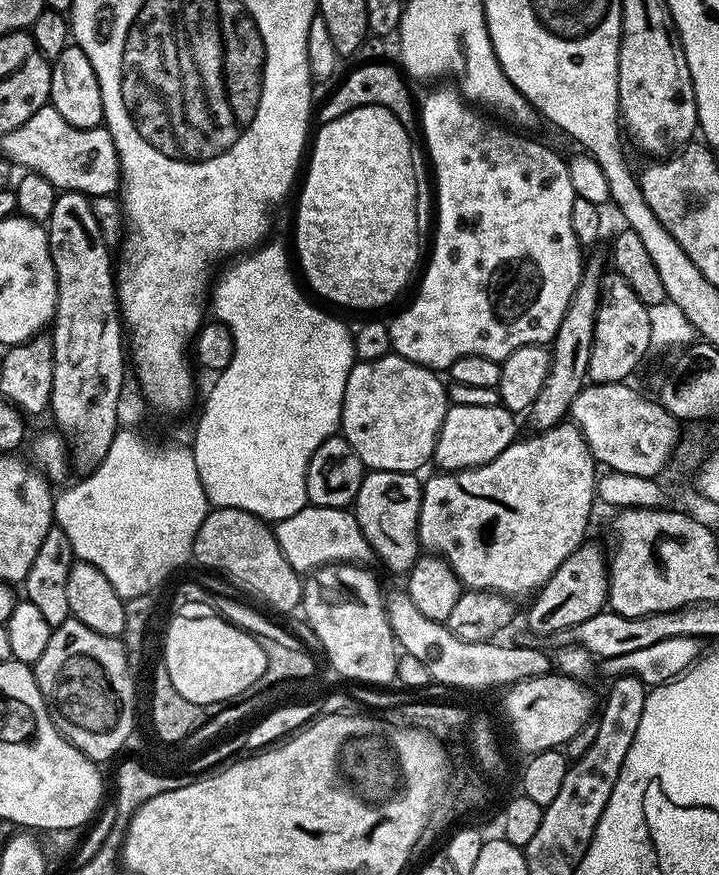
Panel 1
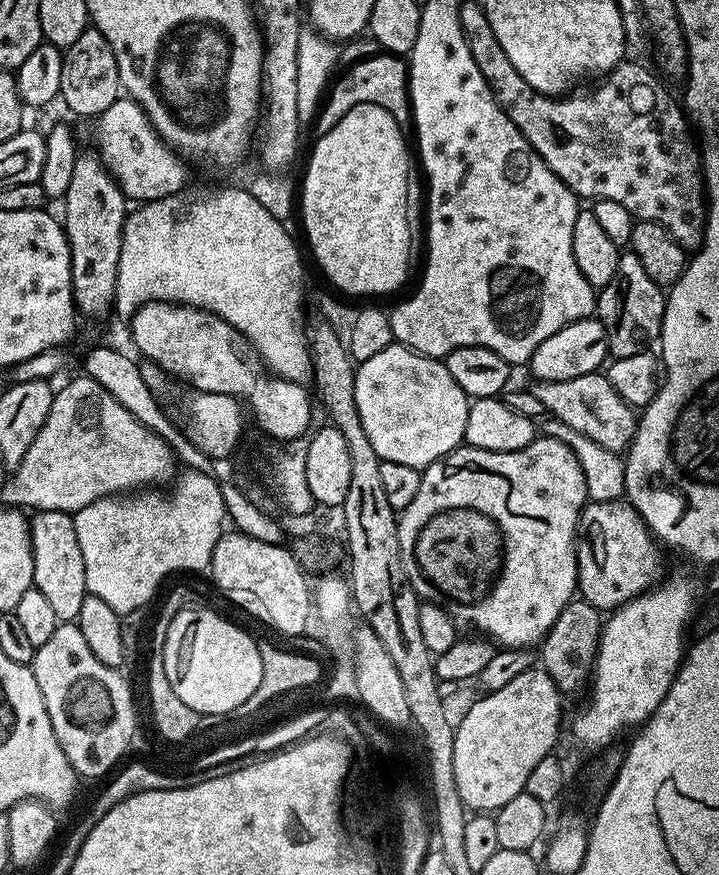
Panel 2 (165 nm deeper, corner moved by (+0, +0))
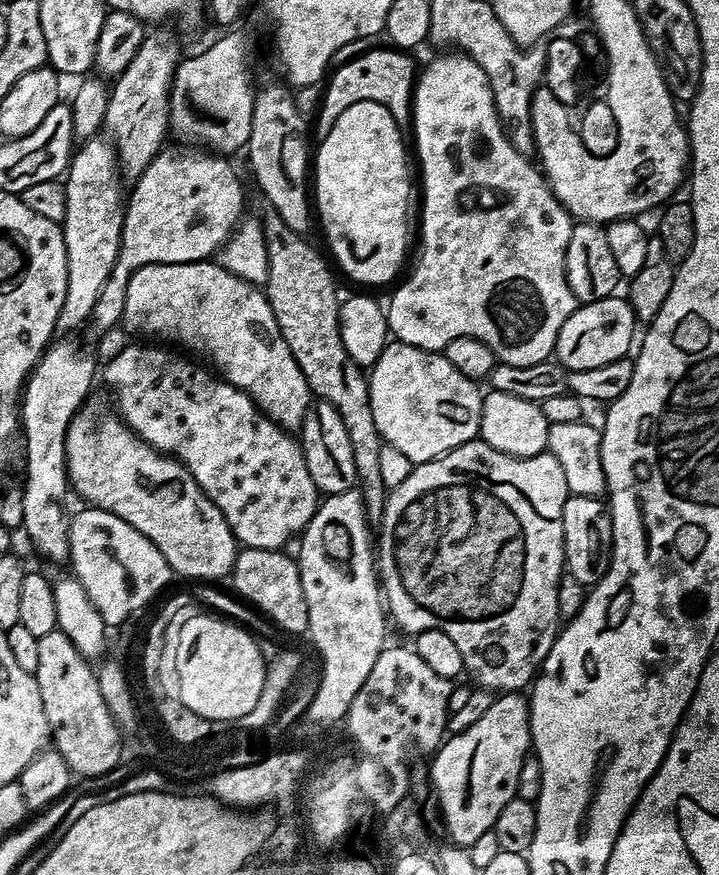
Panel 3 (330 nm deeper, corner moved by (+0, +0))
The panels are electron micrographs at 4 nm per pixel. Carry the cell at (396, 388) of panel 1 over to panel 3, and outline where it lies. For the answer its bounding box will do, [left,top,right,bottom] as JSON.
[367,342,484,465]

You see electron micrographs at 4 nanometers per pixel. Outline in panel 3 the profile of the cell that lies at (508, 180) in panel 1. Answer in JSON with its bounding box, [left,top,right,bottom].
[386,50,578,366]

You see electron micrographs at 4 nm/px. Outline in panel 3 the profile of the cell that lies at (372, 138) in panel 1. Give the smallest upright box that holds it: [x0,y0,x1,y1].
[314,102,412,284]

